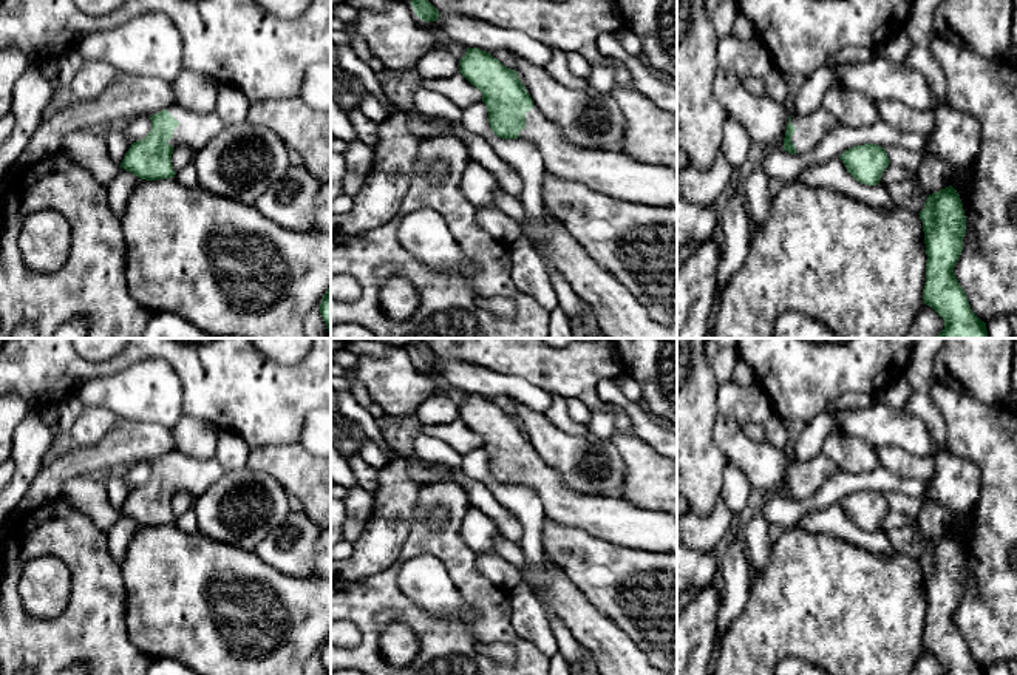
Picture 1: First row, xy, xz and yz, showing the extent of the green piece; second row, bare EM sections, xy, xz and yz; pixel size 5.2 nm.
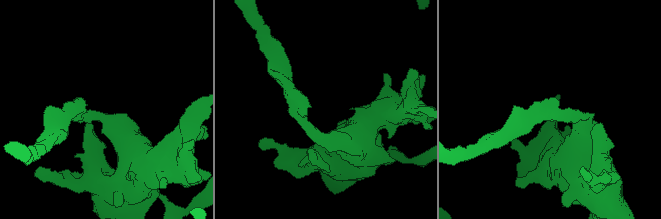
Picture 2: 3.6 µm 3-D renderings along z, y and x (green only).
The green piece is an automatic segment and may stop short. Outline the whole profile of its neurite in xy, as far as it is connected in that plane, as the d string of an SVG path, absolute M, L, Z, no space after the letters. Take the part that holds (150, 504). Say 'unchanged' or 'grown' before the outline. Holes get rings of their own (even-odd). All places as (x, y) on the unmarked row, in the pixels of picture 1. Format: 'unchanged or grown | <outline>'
grown | M181 451L162 456L150 466L148 480L133 488L121 508L121 514L145 527L175 524L173 494L184 491L198 497L226 473L216 459L201 460Z

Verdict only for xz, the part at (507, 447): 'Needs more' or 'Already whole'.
Needs more

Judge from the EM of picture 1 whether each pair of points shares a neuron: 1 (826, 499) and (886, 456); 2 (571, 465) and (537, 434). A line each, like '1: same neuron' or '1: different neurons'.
1: different neurons
2: same neuron

